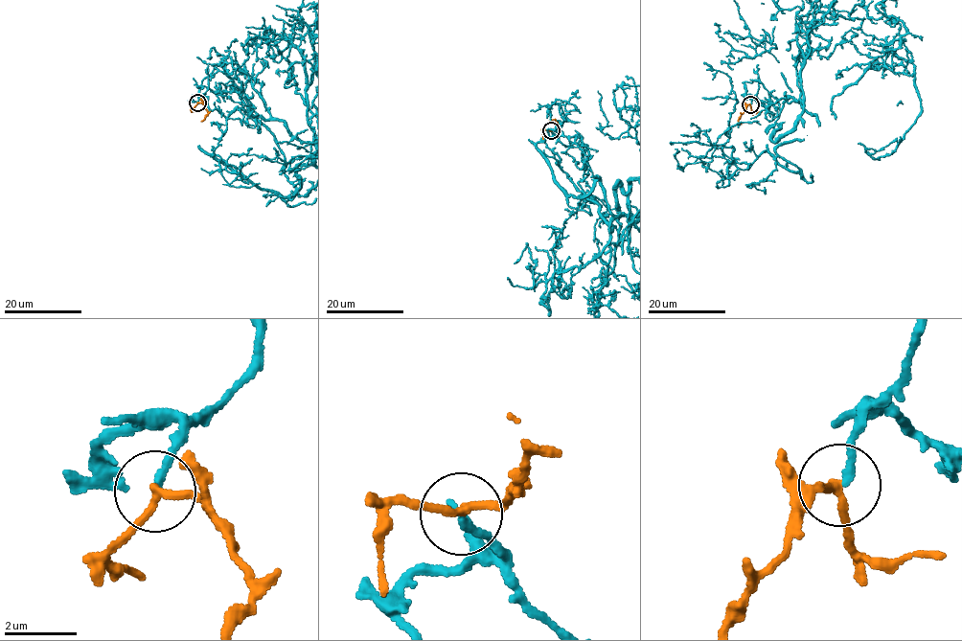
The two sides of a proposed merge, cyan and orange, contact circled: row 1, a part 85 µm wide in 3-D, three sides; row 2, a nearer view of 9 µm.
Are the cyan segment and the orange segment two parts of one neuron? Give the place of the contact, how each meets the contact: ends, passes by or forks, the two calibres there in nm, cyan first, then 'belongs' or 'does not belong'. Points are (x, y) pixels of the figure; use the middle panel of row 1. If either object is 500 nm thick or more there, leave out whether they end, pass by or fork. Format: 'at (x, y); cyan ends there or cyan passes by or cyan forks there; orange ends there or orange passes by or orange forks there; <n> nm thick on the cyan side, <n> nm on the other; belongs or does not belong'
at (551, 130); cyan ends there; orange passes by; 200 nm thick on the cyan side, 200 nm on the other; belongs

